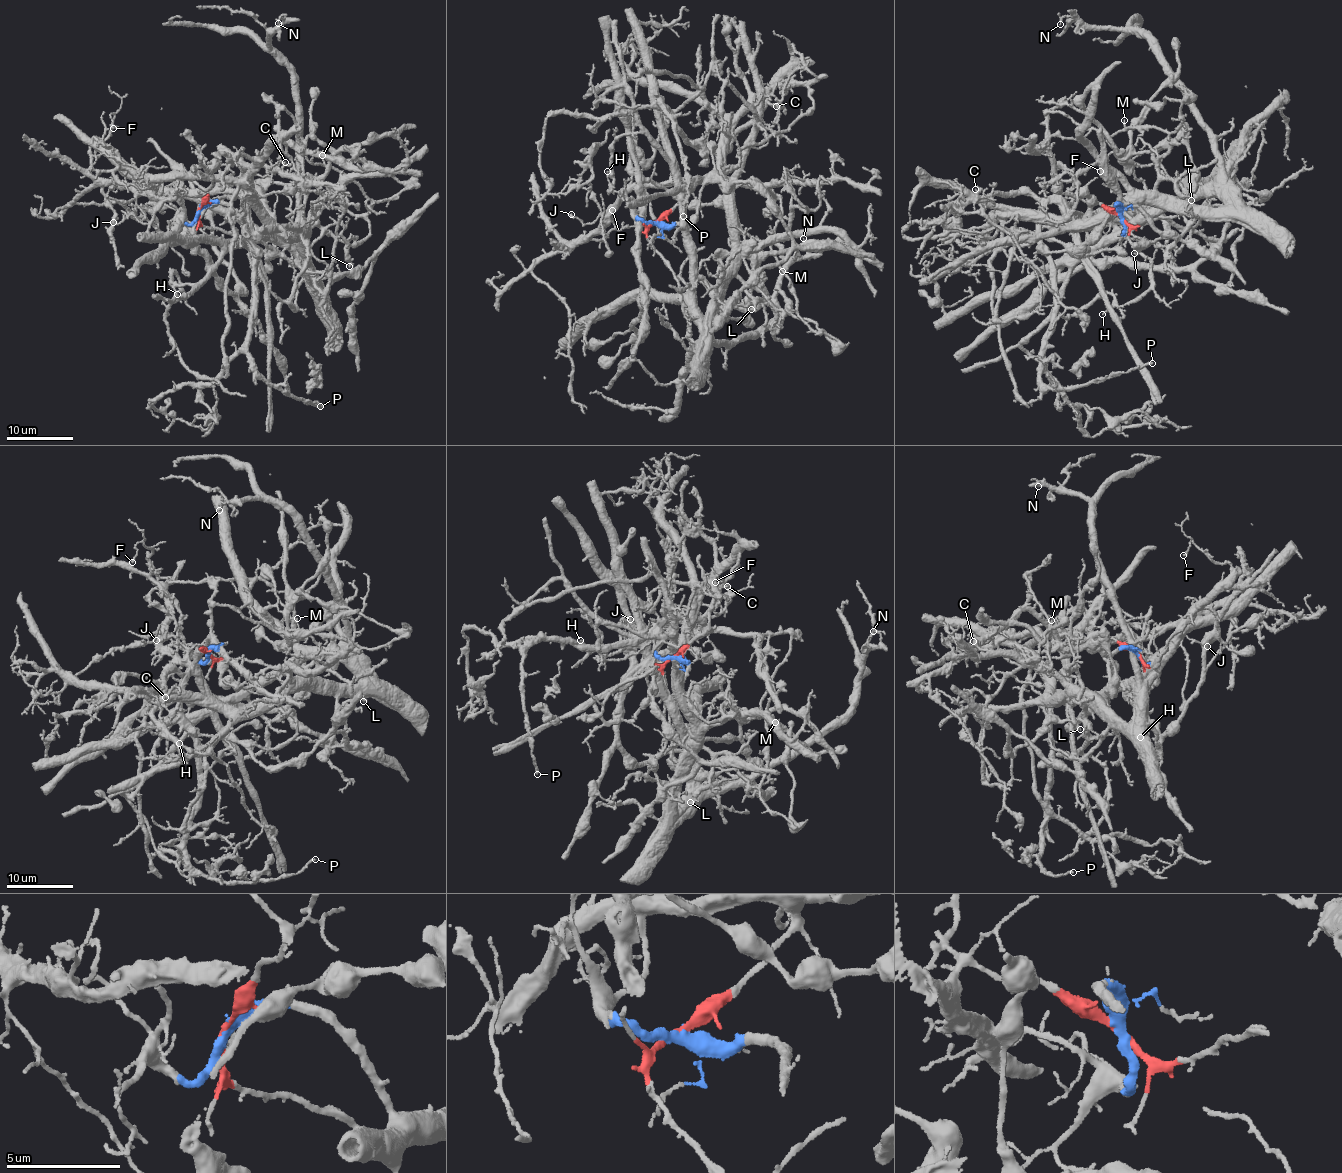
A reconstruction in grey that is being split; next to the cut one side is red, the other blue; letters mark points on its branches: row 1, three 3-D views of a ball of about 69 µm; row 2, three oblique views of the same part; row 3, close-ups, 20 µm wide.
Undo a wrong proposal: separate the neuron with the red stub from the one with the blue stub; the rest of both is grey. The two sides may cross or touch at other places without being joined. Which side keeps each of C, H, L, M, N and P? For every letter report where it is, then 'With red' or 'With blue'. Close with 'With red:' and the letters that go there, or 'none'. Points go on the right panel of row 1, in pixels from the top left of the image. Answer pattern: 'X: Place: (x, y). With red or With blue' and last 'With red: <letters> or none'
C: Place: (975, 189). With red
H: Place: (1102, 314). With blue
L: Place: (1191, 200). With blue
M: Place: (1124, 120). With red
N: Place: (1060, 24). With blue
P: Place: (1152, 363). With red
With red: C, M, P

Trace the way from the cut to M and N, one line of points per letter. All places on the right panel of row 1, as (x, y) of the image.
M: (1120, 217), (1098, 202), (1063, 200), (1046, 141), (1046, 115), (1063, 112), (1107, 136), (1122, 130), (1125, 119)
N: (1120, 217), (1114, 202), (1133, 219), (1205, 196), (1218, 171), (1216, 137), (1141, 35), (1071, 16), (1059, 24)

